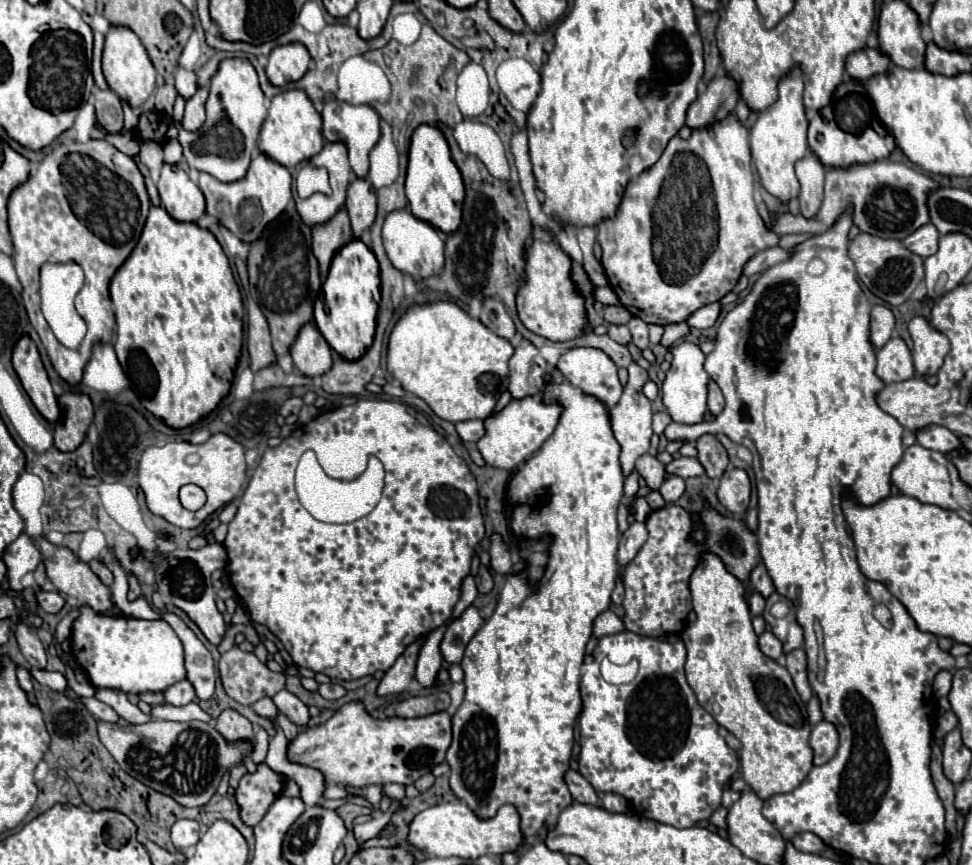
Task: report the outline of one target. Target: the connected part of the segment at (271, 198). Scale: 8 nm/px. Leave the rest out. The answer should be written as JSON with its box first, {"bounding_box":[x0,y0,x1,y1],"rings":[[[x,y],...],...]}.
{"bounding_box":[201,153,291,243],"rings":[[[259,153],[251,159],[249,171],[243,179],[233,183],[221,183],[211,175],[201,173],[201,191],[207,199],[207,213],[217,217],[225,227],[229,227],[239,239],[251,243],[261,237],[261,231],[269,221],[273,221],[287,207],[291,199],[291,173],[281,163]]]}

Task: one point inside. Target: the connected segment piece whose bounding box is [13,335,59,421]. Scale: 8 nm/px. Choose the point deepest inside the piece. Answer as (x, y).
(26, 360)

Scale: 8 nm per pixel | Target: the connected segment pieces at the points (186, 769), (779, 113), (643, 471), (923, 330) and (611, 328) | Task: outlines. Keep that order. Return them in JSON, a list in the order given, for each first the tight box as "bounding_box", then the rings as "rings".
[{"bounding_box":[97,721,253,807],"rings":[[[97,721],[97,733],[101,743],[137,781],[147,787],[173,797],[183,807],[203,807],[215,795],[223,775],[237,765],[243,765],[243,759],[251,755],[253,741],[227,741],[213,725],[205,721],[149,721],[145,725],[111,725]]]},{"bounding_box":[751,65,809,201],"rings":[[[795,65],[777,85],[779,97],[777,101],[761,111],[757,123],[751,129],[751,153],[755,159],[757,173],[761,177],[763,187],[779,197],[781,201],[789,201],[799,195],[799,181],[795,177],[795,161],[803,159],[809,153],[807,143],[807,115],[803,105],[803,73],[799,65]]]},{"bounding_box":[635,453,665,489],"rings":[[[645,453],[645,455],[641,455],[641,457],[637,459],[635,471],[647,481],[647,485],[649,485],[651,489],[659,489],[661,483],[663,483],[663,479],[665,479],[665,465],[659,463],[659,461],[657,461],[653,455],[649,455],[649,453]]]},{"bounding_box":[909,317,949,375],"rings":[[[913,317],[909,321],[909,333],[913,339],[915,375],[935,375],[949,353],[947,335],[937,331],[925,317]]]},{"bounding_box":[607,323,631,345],"rings":[[[607,323],[607,335],[613,341],[621,343],[621,345],[627,345],[631,341],[631,333],[629,333],[627,325],[611,325],[611,323]]]}]

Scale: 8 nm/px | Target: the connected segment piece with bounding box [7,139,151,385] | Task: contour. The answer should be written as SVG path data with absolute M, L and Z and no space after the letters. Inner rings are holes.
M105 139L57 145L39 163L37 173L15 187L9 195L9 231L13 237L15 269L23 285L23 303L55 371L69 385L81 383L93 343L111 341L115 319L109 299L109 281L137 245L149 205L151 199L145 179L135 159L121 153ZM71 203L75 203L75 211L71 209ZM45 261L75 261L85 271L85 283L79 291L79 315L87 323L87 335L79 349L67 349L61 345L41 313L39 269Z

